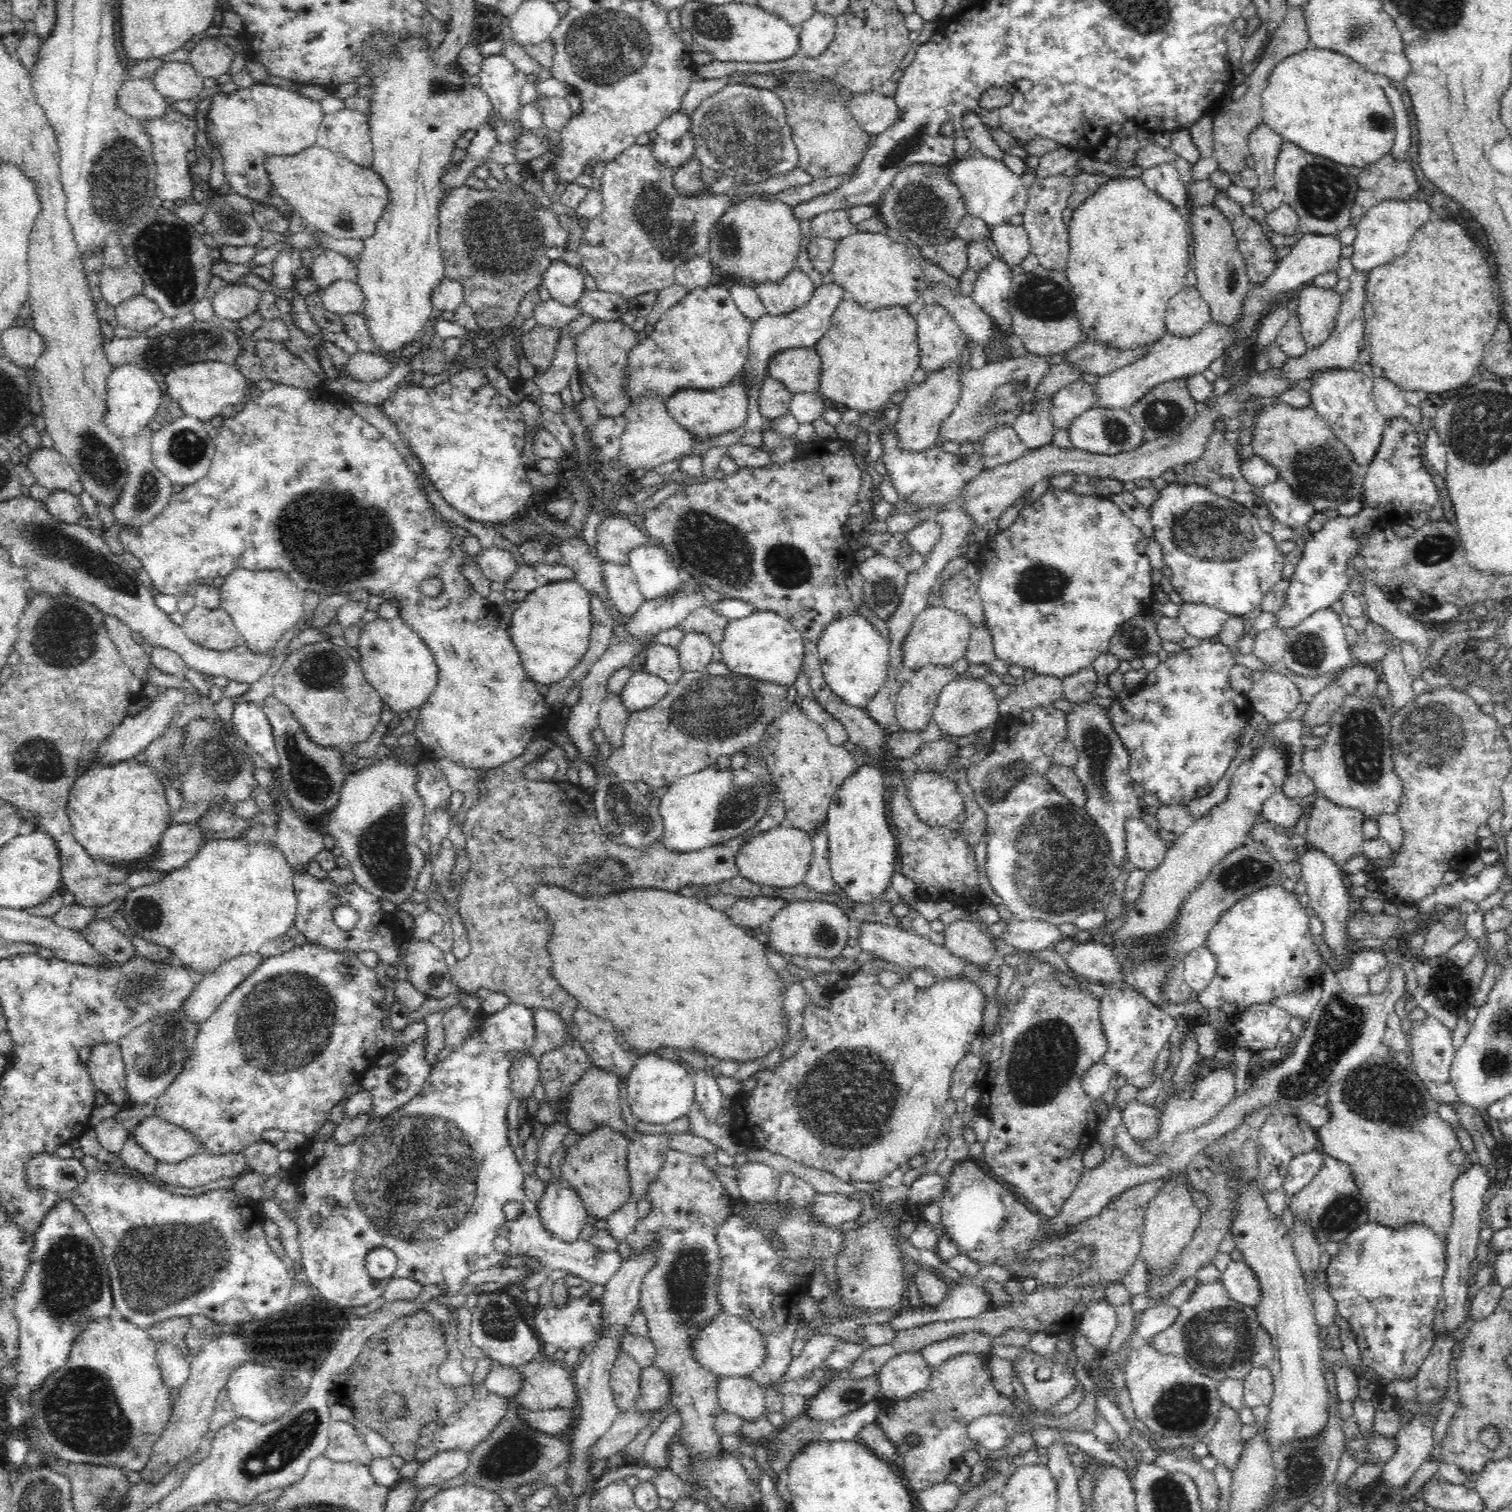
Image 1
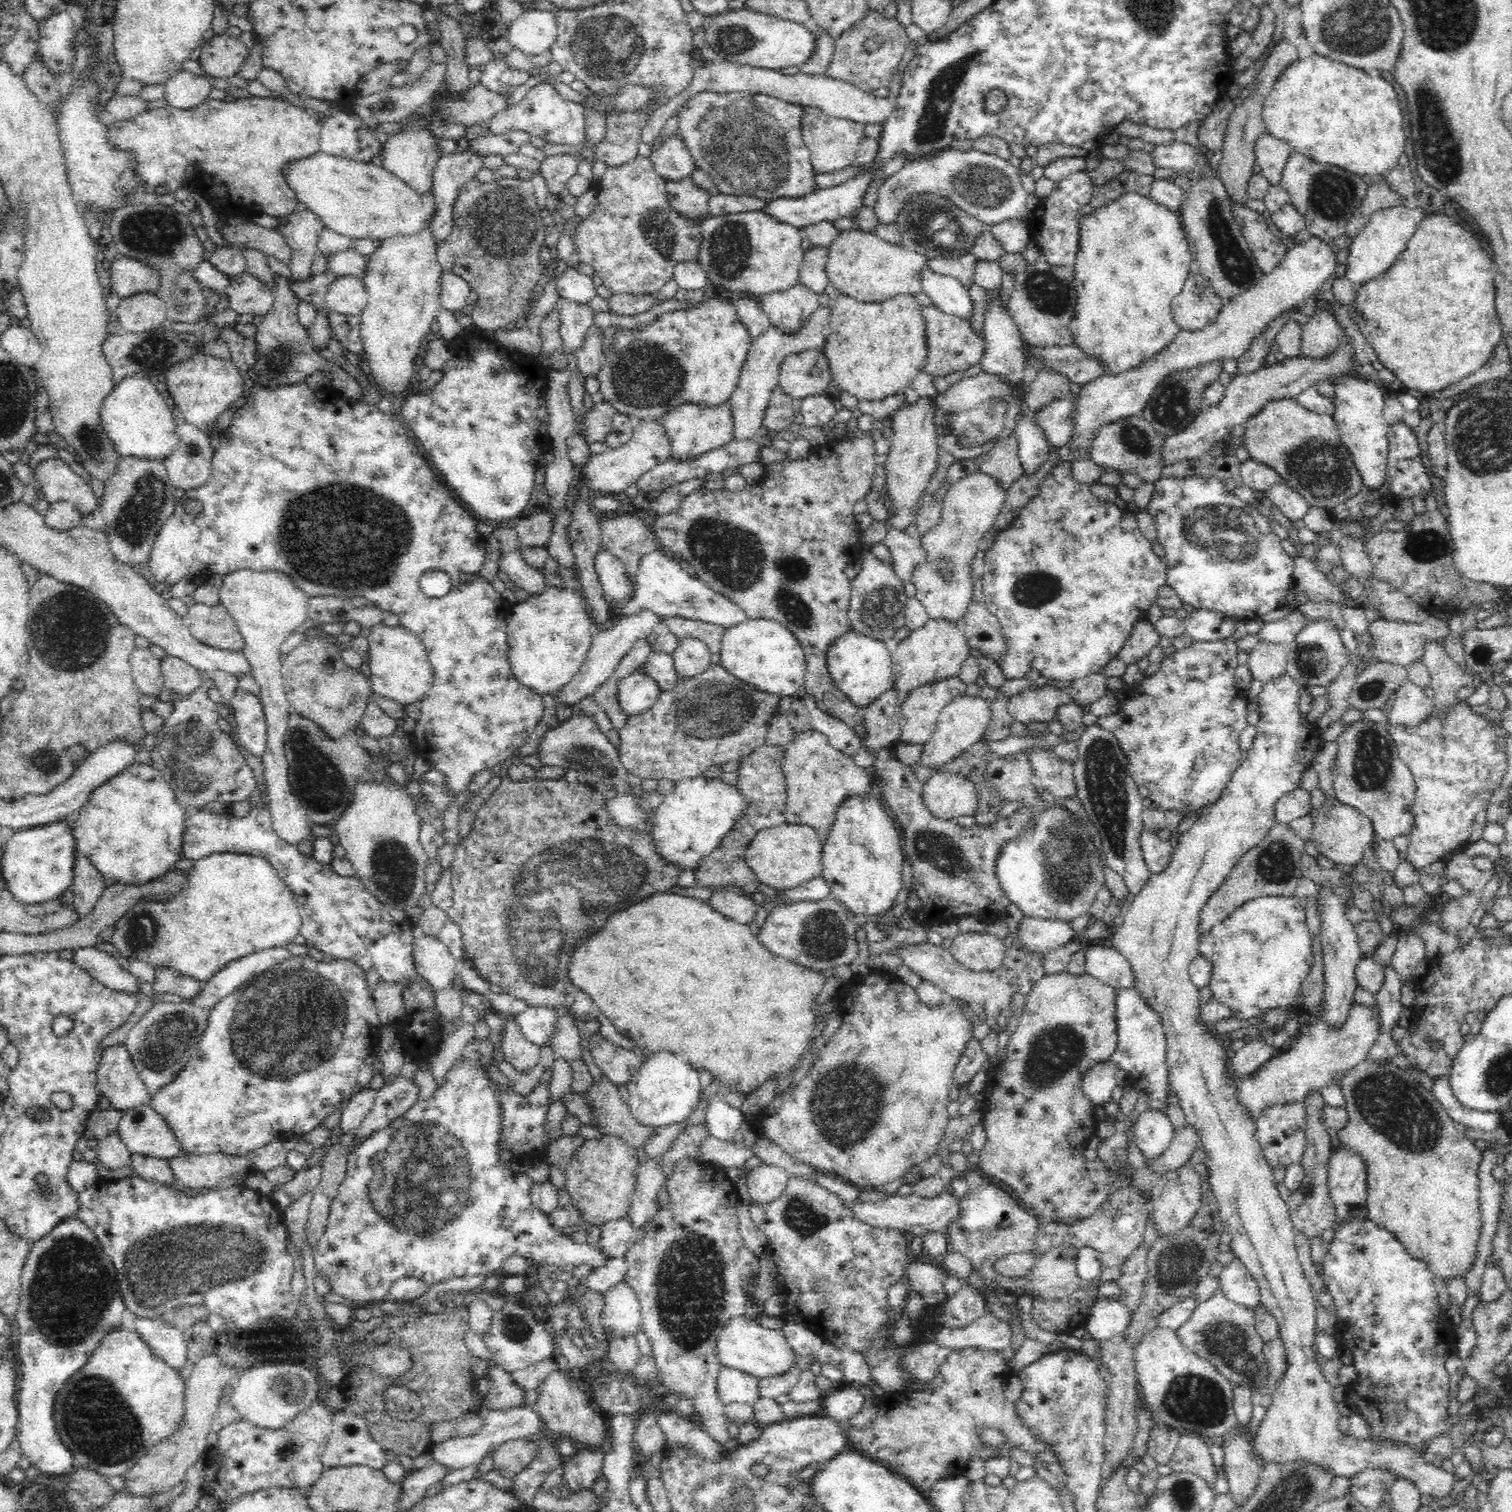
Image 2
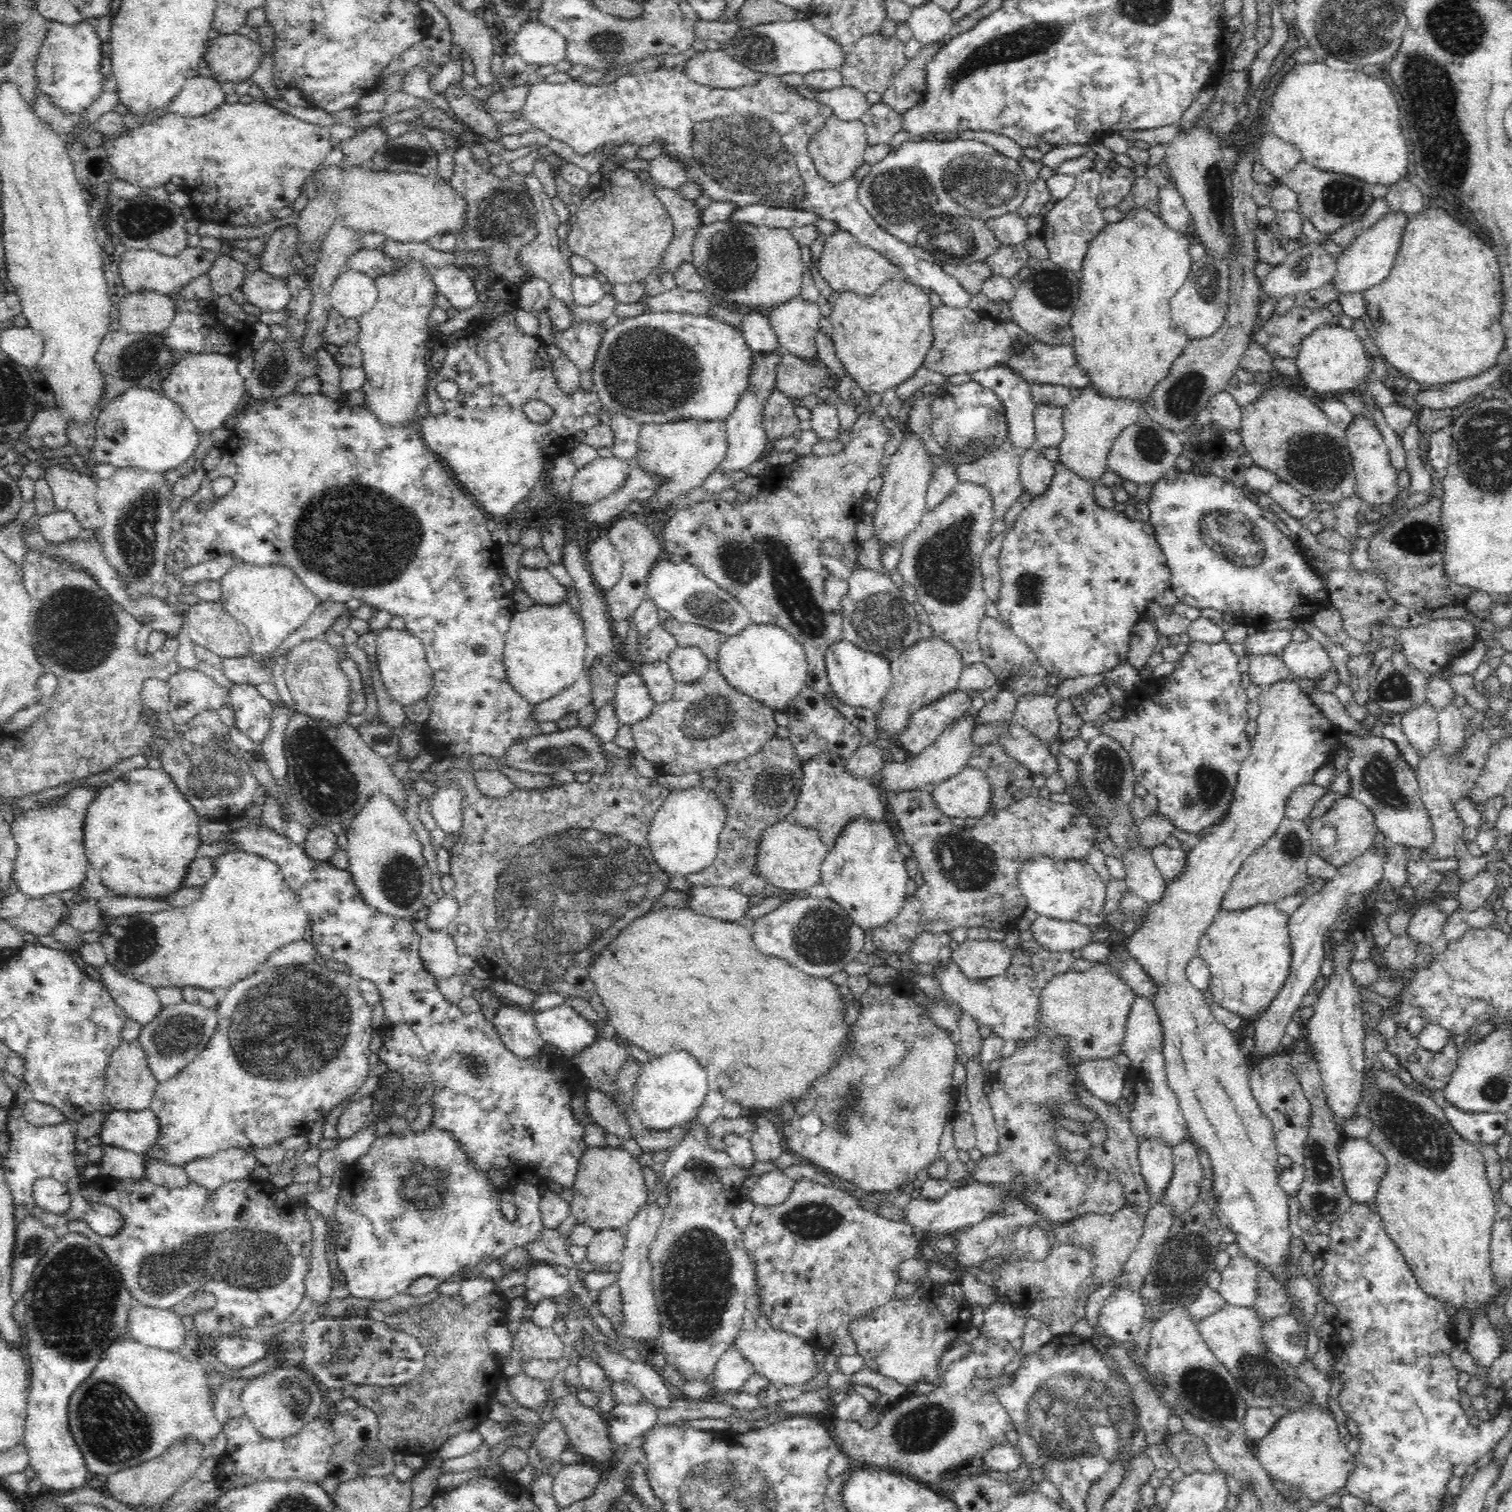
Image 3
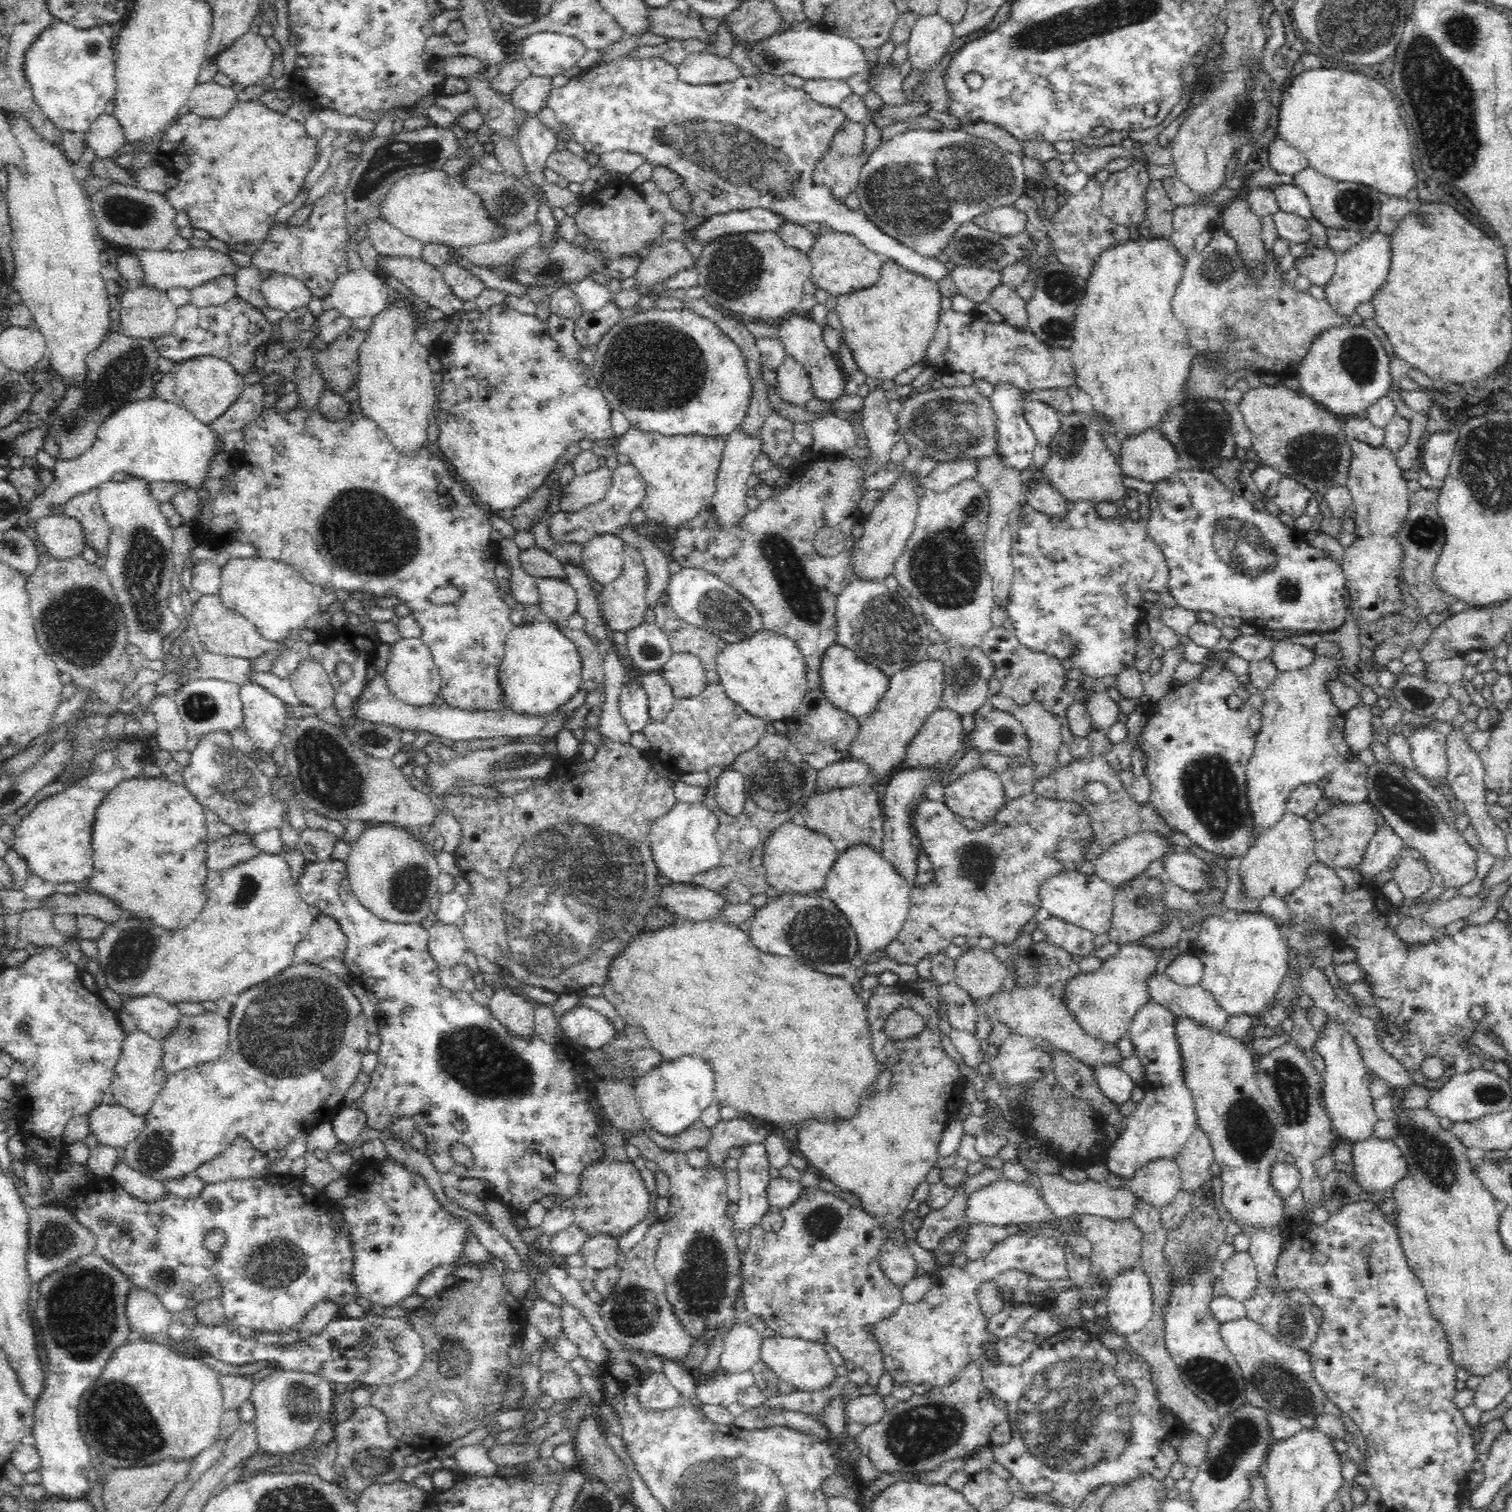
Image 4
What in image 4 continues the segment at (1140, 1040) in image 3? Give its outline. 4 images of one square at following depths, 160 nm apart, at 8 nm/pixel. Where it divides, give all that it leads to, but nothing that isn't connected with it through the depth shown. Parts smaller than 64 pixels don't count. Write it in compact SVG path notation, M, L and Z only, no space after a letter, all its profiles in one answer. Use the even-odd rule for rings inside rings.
M1153 1000L1134 1016L1128 1034L1137 1047L1136 1056L1146 1068L1145 1096L1125 1120L1124 1133L1115 1136L1107 1149L1107 1169L1132 1179L1152 1160L1173 1159L1198 1125L1192 1091L1186 1085L1185 1056L1177 1037L1178 1018L1169 1008Z

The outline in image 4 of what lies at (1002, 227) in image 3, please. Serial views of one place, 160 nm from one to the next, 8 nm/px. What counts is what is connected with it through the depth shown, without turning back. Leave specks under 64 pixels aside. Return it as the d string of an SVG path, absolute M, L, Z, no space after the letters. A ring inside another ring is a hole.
M1002 205L976 216L973 222L979 228L1010 236L1024 231L1029 217L1026 212L1018 210L1014 205Z

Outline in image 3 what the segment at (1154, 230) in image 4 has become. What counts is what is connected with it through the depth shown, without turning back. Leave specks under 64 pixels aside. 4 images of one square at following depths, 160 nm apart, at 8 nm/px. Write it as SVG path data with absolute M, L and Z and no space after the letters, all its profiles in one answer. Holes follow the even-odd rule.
M1148 176L1138 177L1130 196L1124 198L1116 209L1126 214L1132 212L1132 210L1140 210L1142 208L1144 211L1150 211L1160 217L1161 189L1161 186L1154 179L1150 179Z

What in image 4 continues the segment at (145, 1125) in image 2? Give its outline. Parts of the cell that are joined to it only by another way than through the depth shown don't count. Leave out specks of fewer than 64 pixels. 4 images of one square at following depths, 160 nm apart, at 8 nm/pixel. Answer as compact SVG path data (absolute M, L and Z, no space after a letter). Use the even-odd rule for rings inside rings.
M99 1104L86 1115L90 1132L97 1136L98 1142L120 1150L131 1143L145 1125L145 1115L138 1116L129 1108L120 1105Z

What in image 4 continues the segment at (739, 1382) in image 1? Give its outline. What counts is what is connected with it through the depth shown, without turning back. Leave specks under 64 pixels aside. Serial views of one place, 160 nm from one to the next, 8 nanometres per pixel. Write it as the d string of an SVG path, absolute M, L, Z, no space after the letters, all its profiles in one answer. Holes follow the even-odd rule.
M739 1316L725 1333L718 1371L749 1371L760 1358L760 1348L764 1340L761 1331Z

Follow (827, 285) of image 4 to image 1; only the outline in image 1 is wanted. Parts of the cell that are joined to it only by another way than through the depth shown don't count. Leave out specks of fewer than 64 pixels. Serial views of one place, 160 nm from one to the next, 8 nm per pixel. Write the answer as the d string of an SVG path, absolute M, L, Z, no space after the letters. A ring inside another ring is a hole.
M854 231L841 238L835 248L831 271L833 283L843 288L844 295L867 309L895 304L907 306L922 296L928 284L920 257L885 232Z

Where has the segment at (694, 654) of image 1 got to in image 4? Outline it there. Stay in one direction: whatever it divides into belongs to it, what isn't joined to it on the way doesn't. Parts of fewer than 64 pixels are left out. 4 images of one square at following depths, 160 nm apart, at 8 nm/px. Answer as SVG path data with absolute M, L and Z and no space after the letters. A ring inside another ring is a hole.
M673 653L661 673L665 682L672 687L675 699L696 699L708 684L701 660L690 653Z

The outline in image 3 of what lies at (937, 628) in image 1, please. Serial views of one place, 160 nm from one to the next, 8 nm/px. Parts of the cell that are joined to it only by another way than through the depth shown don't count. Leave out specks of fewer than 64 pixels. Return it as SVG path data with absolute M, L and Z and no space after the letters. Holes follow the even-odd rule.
M934 635L920 640L904 655L894 658L890 665L893 681L885 700L876 711L876 728L890 742L897 744L902 732L910 726L910 716L957 689L964 664L952 646Z

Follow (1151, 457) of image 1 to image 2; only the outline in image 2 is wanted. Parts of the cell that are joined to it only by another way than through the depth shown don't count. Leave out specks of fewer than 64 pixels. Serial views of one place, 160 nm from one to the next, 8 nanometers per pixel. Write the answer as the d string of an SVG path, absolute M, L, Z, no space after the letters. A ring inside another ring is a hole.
M1342 340L1344 344L1340 350L1325 359L1304 359L1301 355L1288 358L1274 365L1267 365L1256 372L1245 375L1236 374L1226 386L1226 394L1216 406L1208 406L1202 409L1199 418L1194 420L1183 432L1175 436L1167 437L1163 456L1168 466L1176 464L1183 459L1196 459L1209 452L1214 444L1227 439L1235 426L1245 425L1251 417L1256 416L1260 409L1268 402L1281 398L1294 398L1306 388L1315 386L1320 379L1326 379L1334 375L1345 375L1353 363L1350 341ZM978 472L960 478L948 490L942 491L943 509L939 521L920 534L920 546L926 560L914 568L911 578L916 600L925 606L929 618L944 619L964 628L966 614L974 602L972 559L979 551L978 542L994 527L1007 492L996 479Z

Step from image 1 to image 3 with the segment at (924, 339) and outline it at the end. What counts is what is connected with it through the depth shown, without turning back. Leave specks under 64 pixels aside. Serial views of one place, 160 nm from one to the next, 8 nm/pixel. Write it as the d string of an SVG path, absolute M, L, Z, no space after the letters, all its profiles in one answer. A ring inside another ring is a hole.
M942 304L934 308L932 324L934 342L926 353L923 365L946 377L1006 367L1030 384L1058 384L1080 389L1089 385L1086 373L1075 362L1072 346L1044 344L1014 320L1005 323L985 310L952 308Z

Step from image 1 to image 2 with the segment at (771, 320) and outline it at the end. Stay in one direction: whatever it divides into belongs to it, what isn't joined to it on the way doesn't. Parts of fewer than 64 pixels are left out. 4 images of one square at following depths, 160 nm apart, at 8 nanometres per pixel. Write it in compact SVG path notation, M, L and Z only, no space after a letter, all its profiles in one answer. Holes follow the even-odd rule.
M819 306L797 335L787 335L770 326L766 334L758 336L752 342L744 368L742 368L742 374L740 374L738 386L729 400L732 421L734 422L733 440L754 440L760 434L772 392L778 387L782 360L789 354L801 350L814 348L821 350L830 332L830 314L830 306Z

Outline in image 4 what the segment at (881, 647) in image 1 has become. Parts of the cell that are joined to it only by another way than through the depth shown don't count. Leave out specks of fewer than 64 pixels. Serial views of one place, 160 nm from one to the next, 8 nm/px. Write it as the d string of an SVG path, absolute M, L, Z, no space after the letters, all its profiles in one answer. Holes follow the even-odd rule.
M838 643L824 653L818 671L821 691L828 702L861 720L876 710L889 687L889 678L879 668L860 660L855 652Z

